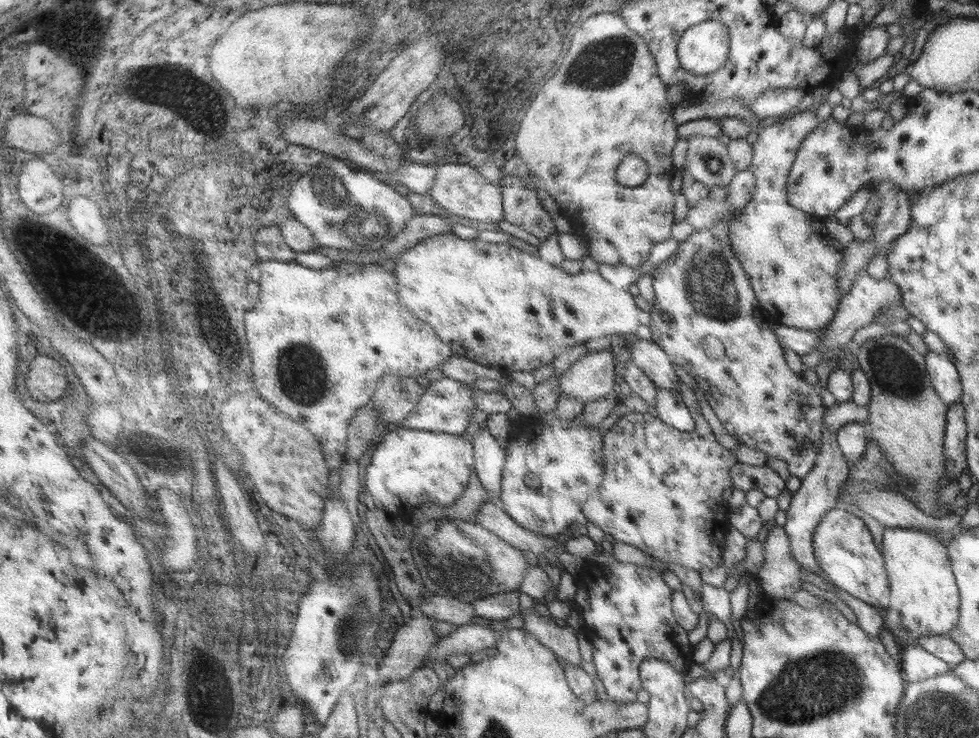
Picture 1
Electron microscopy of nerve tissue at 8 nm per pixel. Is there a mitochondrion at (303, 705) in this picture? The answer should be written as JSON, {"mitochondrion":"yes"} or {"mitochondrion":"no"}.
{"mitochondrion":"no"}

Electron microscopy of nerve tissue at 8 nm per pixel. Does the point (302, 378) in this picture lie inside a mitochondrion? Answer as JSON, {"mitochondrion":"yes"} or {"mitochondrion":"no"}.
{"mitochondrion":"yes"}

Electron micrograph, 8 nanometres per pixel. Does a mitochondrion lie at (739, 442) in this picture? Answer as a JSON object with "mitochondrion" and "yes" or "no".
{"mitochondrion":"no"}

